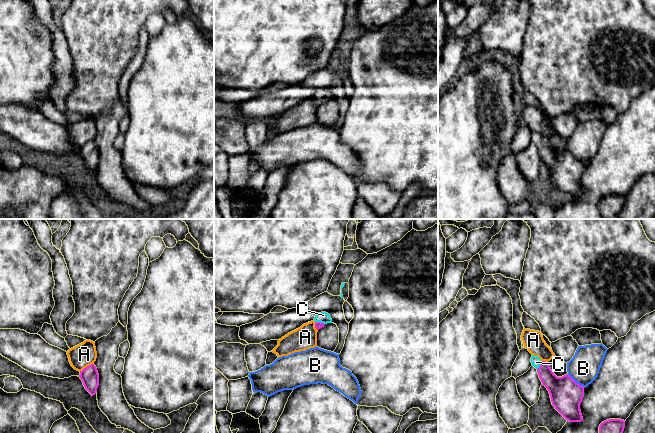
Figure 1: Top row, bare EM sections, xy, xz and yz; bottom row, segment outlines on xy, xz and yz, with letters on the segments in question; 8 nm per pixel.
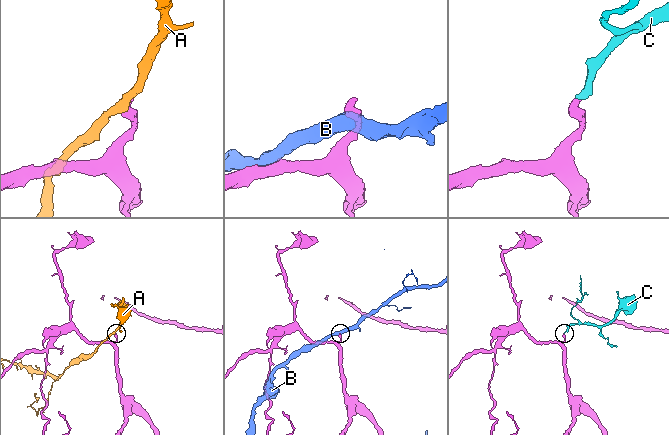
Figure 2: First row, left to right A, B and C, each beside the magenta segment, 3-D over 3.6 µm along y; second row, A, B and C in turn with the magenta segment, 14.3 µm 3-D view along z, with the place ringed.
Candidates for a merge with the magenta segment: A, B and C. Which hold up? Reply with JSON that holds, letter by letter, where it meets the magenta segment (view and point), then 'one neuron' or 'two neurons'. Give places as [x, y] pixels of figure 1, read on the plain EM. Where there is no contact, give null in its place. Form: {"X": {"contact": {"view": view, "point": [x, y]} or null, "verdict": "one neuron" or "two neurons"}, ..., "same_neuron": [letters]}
{"A": {"contact": {"view": "xy", "point": [87, 142]}, "verdict": "two neurons"}, "B": {"contact": {"view": "yz", "point": [575, 158]}, "verdict": "two neurons"}, "C": {"contact": {"view": "yz", "point": [540, 141]}, "verdict": "one neuron"}, "same_neuron": ["C"]}

